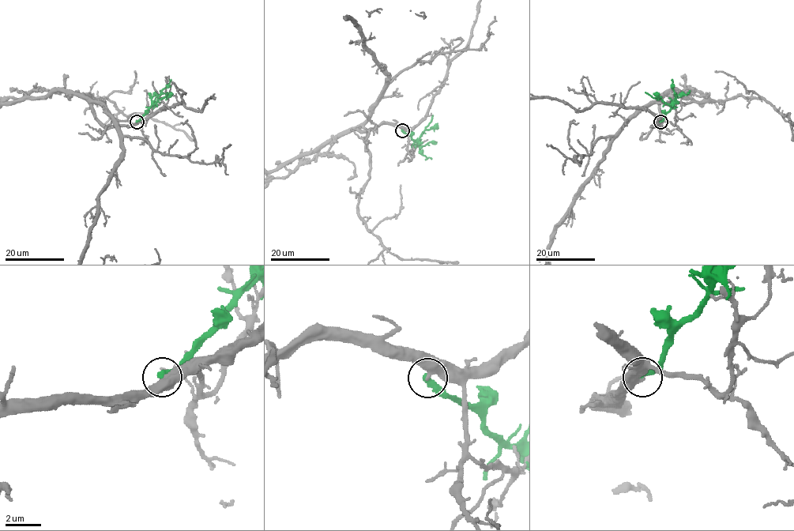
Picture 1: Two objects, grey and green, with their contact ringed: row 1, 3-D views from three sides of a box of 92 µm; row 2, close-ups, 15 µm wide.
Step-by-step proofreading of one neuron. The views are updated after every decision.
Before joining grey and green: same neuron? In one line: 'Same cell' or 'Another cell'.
Another cell

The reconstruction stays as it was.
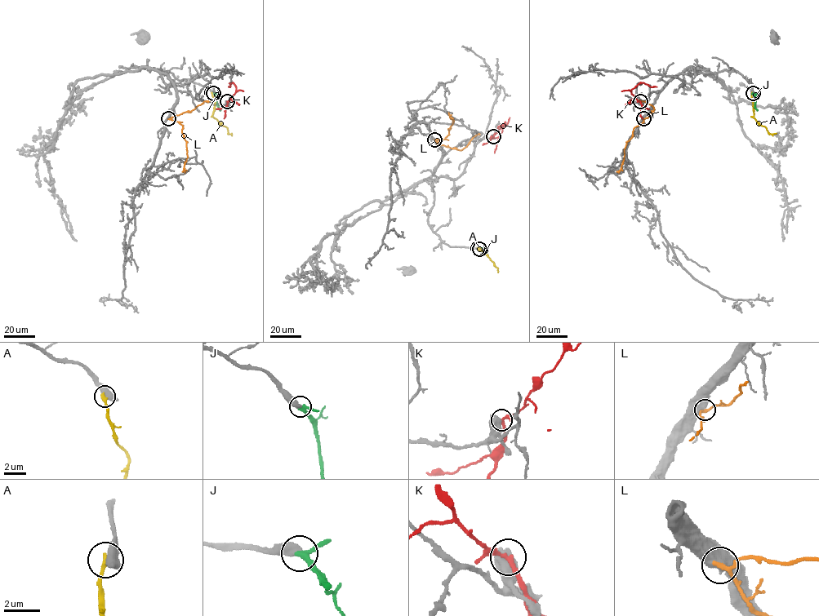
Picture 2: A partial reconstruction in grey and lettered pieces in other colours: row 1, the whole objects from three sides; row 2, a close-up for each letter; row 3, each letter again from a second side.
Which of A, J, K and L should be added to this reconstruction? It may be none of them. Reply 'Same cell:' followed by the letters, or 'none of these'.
Same cell: J

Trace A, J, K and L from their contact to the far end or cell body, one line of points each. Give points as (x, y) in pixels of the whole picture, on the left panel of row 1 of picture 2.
A: (211, 92), (215, 101), (212, 115), (227, 128), (228, 133), (232, 133)
J: (213, 93), (220, 110)
K: (227, 101), (236, 89), (232, 82), (228, 86)
L: (168, 118), (183, 125), (188, 157), (182, 171)

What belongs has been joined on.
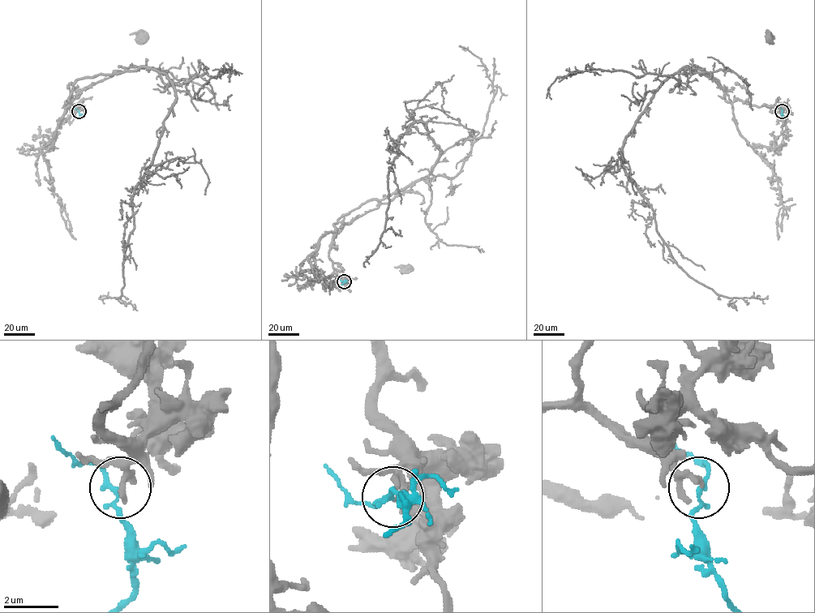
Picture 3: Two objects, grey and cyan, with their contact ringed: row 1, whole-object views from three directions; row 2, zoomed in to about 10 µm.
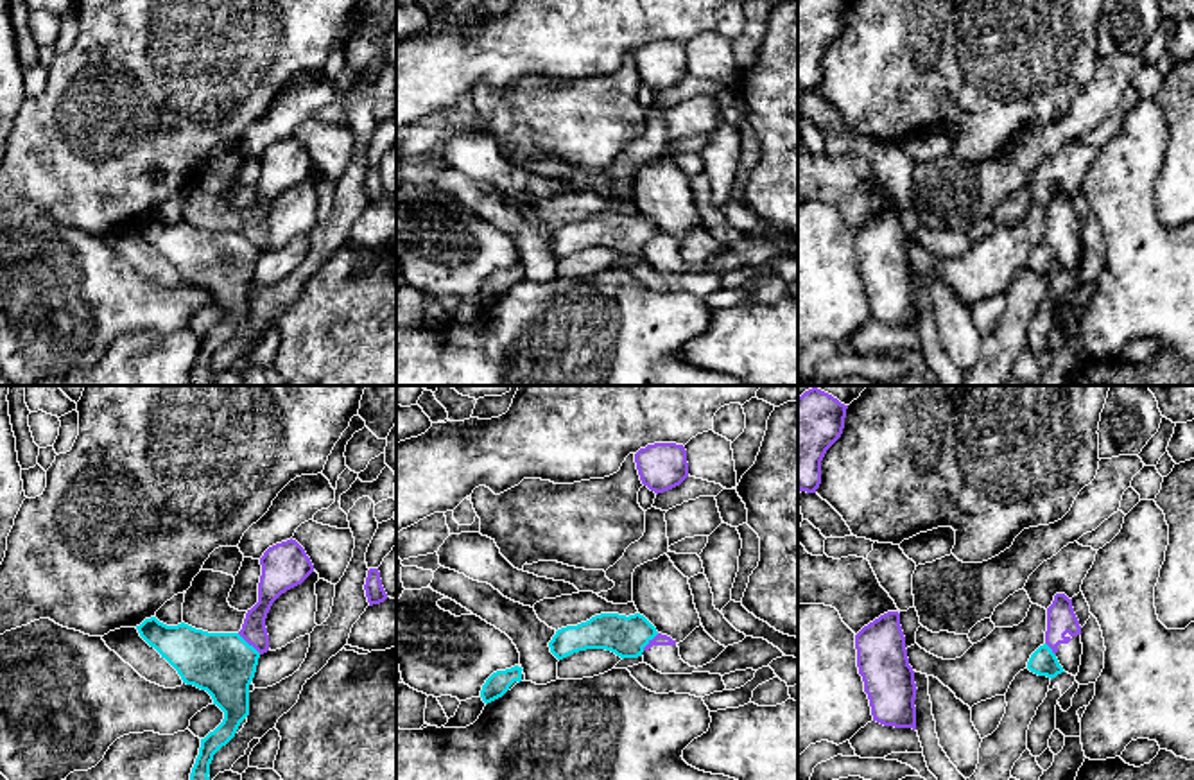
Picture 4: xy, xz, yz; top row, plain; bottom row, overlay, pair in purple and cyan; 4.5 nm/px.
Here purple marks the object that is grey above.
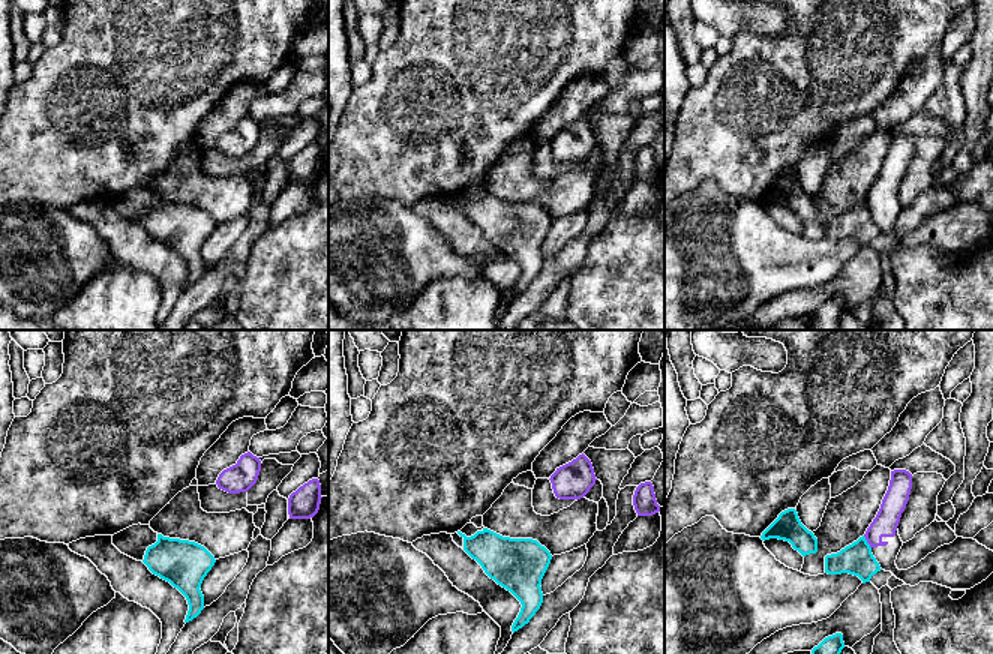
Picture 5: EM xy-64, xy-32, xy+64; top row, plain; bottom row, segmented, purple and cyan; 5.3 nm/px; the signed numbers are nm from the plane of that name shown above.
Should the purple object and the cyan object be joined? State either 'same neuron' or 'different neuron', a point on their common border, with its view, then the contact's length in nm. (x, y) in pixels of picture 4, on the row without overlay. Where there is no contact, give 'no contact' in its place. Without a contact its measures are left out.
different neuron; contact xy (250, 242); length 140 nm

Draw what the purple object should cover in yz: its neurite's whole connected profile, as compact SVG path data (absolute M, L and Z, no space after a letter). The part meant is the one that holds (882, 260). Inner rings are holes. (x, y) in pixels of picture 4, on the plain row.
M887 210L855 233L857 265L873 319L916 328L916 282L900 212Z

